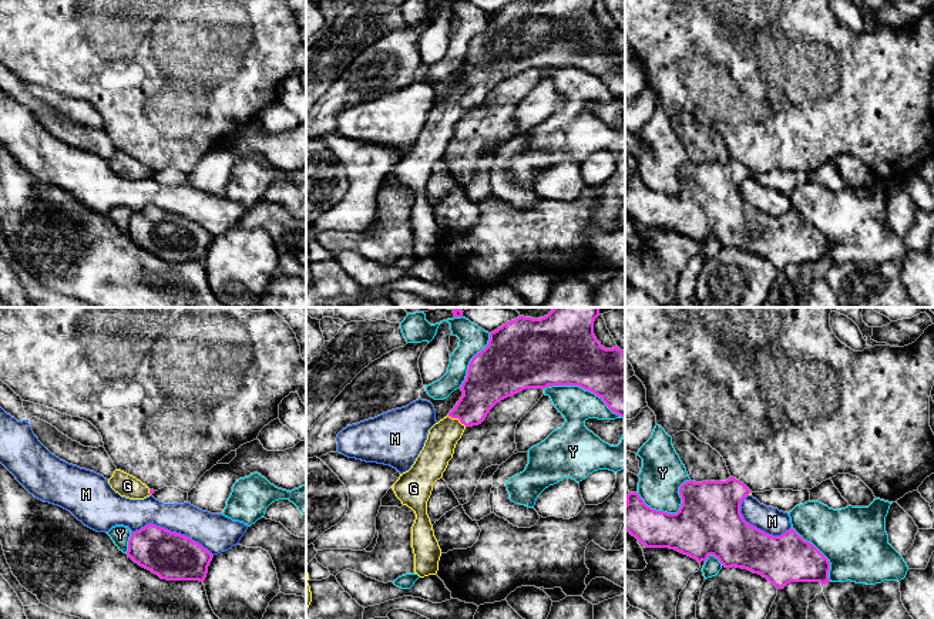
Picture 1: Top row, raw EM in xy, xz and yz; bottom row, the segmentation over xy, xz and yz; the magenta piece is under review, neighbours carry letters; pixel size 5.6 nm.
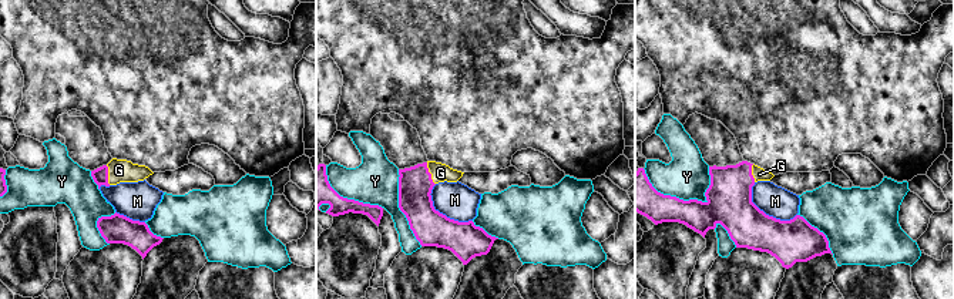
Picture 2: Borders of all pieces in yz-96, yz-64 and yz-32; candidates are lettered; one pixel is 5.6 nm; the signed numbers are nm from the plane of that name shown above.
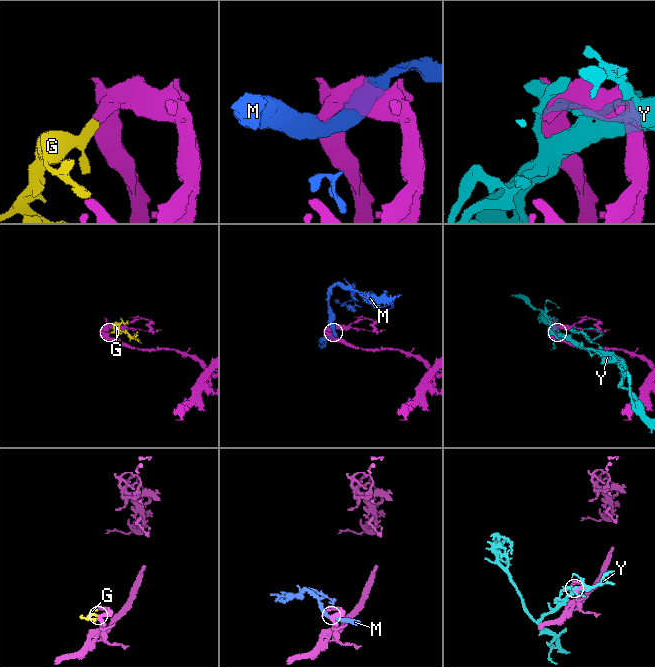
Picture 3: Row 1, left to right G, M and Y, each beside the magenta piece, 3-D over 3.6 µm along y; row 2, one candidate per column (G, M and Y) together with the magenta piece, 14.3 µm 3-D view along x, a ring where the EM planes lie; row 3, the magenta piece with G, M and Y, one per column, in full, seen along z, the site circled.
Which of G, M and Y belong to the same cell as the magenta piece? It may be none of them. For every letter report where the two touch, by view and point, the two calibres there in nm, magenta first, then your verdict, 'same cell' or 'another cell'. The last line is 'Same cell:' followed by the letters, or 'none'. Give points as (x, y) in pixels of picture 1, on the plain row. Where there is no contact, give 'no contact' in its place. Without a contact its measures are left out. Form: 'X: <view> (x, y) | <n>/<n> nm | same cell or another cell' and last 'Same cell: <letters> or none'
G: xz (457, 98) | 240/170 nm | same cell
M: xy (172, 214) | 260/220 nm | another cell
Y: yz (672, 195) | 360/240 nm | another cell
Same cell: G

